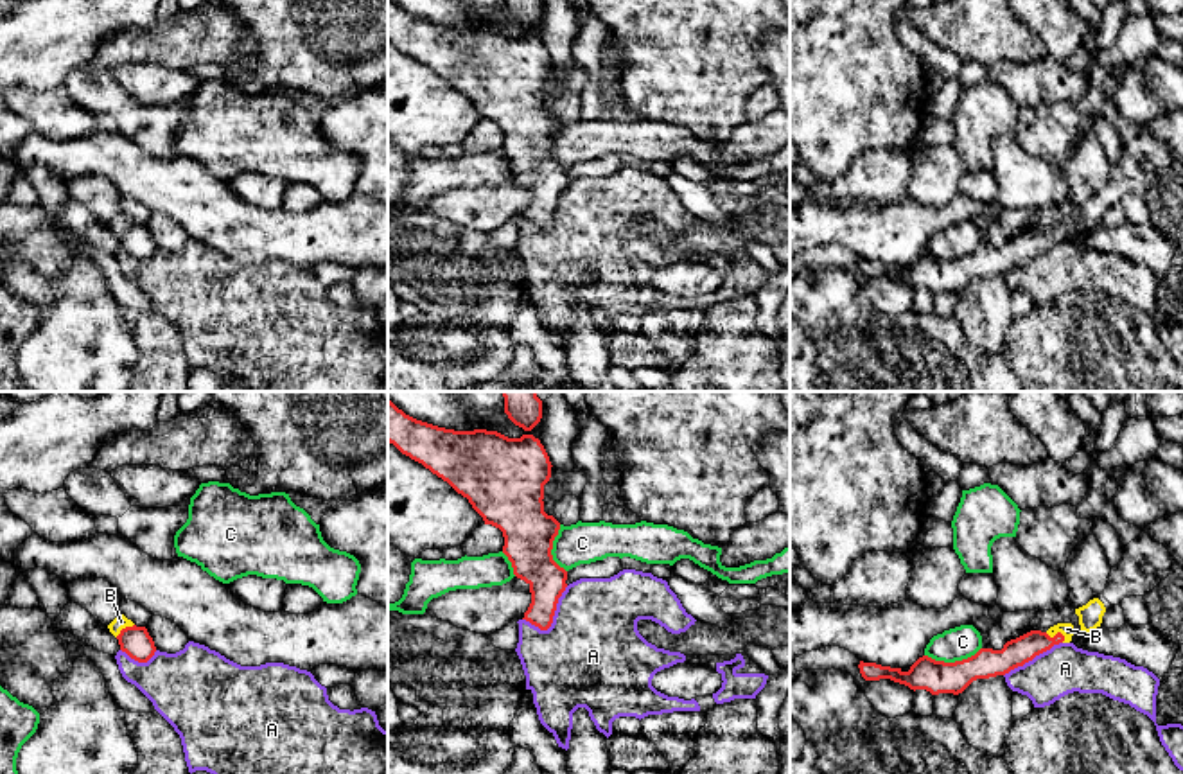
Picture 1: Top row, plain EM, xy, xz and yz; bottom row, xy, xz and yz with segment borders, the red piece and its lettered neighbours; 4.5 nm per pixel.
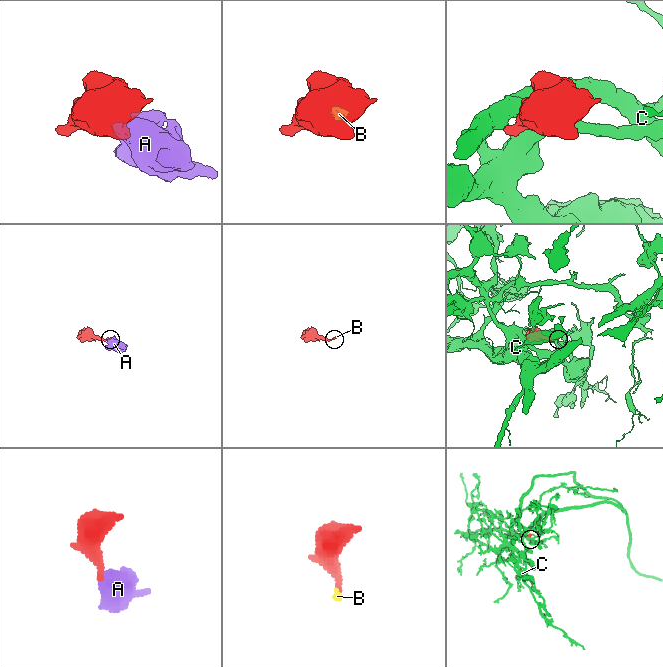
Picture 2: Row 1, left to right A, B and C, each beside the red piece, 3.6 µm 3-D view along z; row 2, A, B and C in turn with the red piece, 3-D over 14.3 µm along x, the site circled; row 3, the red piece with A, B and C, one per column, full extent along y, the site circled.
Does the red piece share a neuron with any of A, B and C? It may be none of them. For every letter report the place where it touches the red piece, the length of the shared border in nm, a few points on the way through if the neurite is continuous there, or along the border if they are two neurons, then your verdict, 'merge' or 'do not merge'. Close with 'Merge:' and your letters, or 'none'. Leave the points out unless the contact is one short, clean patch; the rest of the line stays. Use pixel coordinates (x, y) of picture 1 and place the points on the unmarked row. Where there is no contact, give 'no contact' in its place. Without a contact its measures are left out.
A: contact xz (552, 218); length 260 nm; border xz (568, 184), (559, 196), (553, 219), (546, 227), (523, 218); do not merge
B: contact yz (1056, 232); length 100 nm; way yz (1016, 250), (1056, 232), (1067, 227); merge
C: contact yz (952, 261); length 260 nm; do not merge
Merge: B

